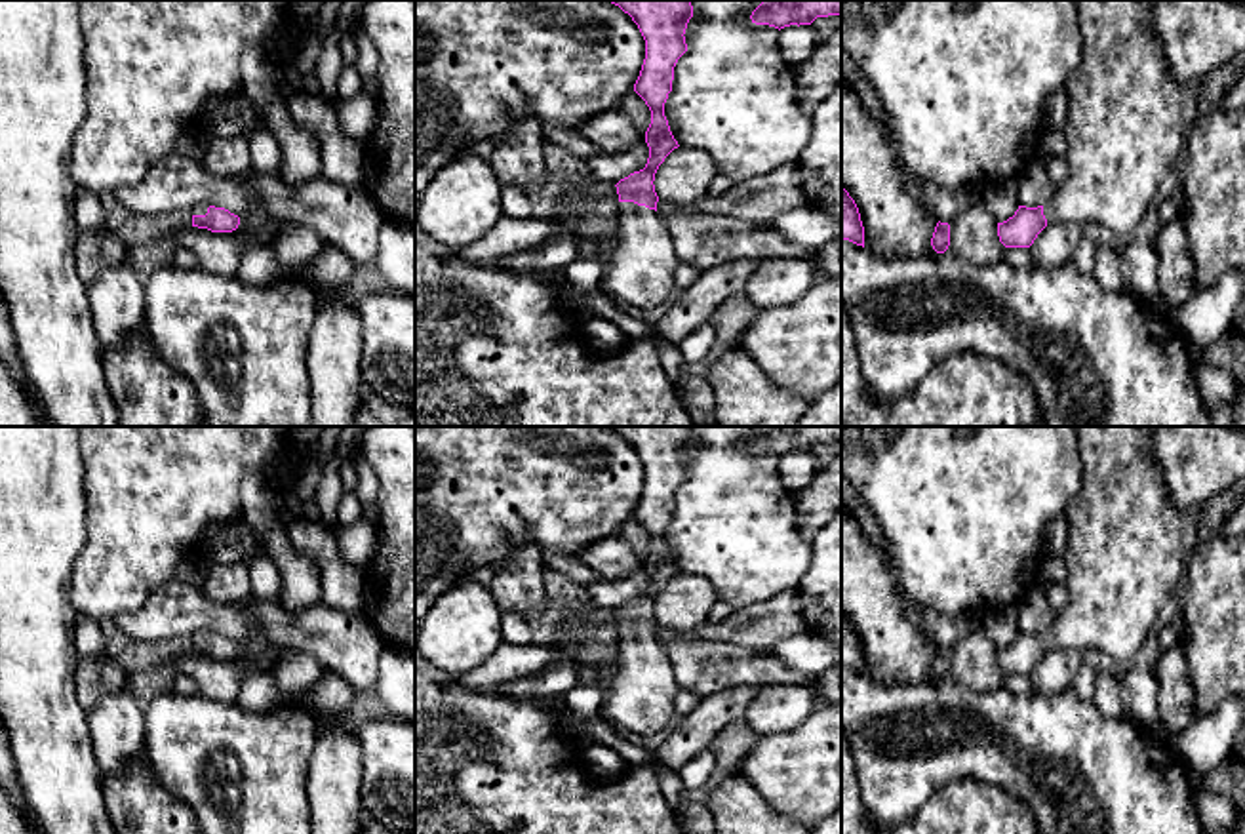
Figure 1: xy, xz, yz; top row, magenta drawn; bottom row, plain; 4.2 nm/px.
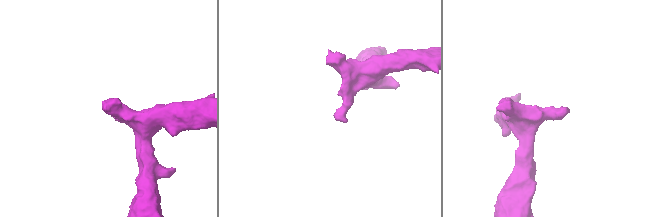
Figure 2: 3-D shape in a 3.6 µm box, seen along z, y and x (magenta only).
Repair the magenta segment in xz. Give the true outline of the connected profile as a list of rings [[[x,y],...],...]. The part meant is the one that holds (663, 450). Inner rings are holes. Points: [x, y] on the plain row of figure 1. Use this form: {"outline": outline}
{"outline": [[[609,427],[632,444],[645,467],[645,486],[634,518],[651,537],[645,558],[649,585],[643,596],[621,606],[619,668],[605,689],[602,718],[638,735],[655,735],[676,716],[680,685],[668,663],[666,647],[657,638],[655,600],[678,575],[664,529],[672,518],[674,493],[687,478],[685,455],[693,444],[689,427]]]}

